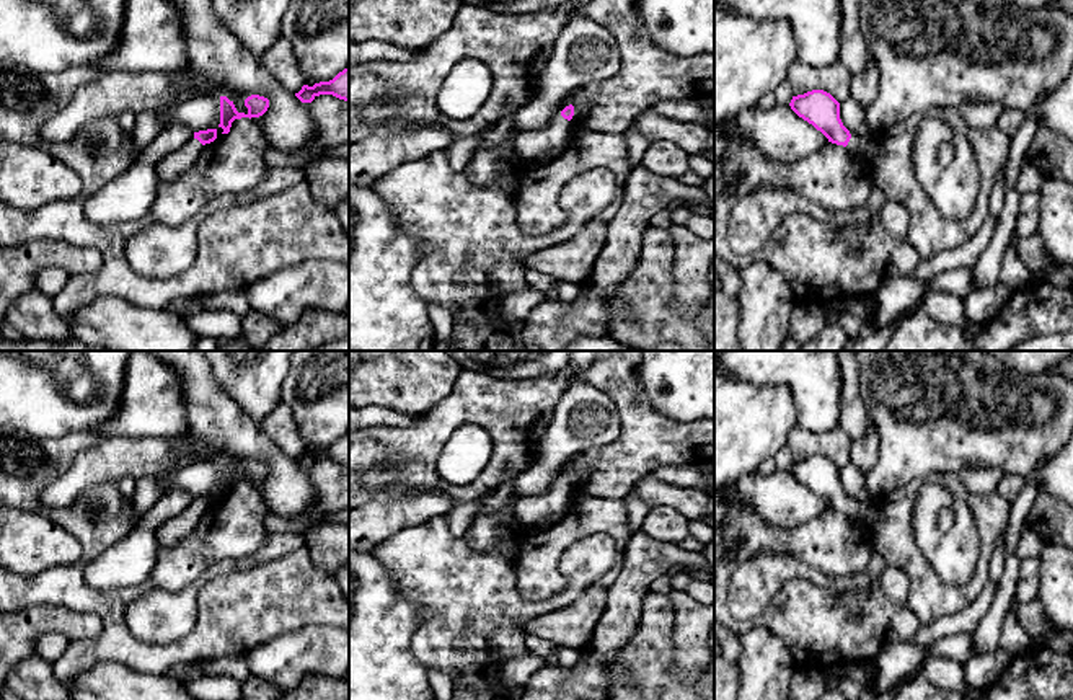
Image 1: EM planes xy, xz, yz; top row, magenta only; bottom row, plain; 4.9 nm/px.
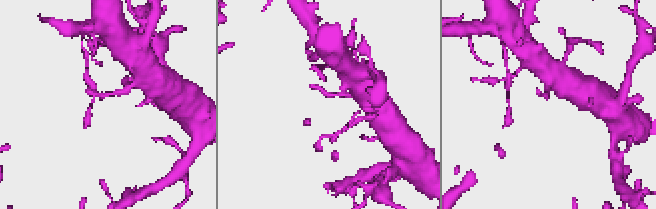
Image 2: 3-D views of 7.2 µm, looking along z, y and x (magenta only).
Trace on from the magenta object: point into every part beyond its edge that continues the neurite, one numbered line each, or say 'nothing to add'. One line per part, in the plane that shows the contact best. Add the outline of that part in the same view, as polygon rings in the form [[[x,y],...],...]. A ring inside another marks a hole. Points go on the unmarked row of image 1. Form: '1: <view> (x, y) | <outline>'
1: xz (535, 514) | [[[556,478],[545,498],[522,494],[515,499],[512,511],[527,534],[545,532],[563,521],[571,507],[574,488]]]

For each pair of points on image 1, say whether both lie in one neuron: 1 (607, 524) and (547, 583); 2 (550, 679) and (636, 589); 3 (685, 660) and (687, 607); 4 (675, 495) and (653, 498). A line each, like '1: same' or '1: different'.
1: same
2: same
3: same
4: same

